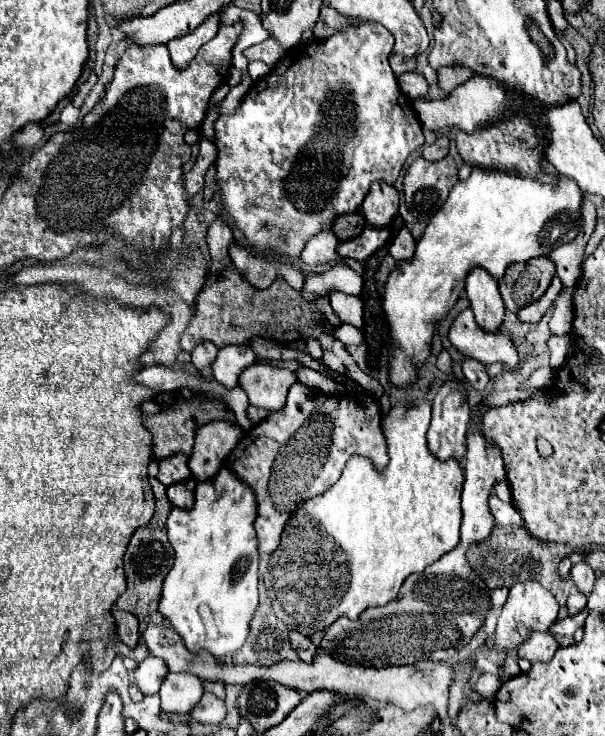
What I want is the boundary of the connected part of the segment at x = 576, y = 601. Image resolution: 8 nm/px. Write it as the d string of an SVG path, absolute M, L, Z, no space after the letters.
M574 590L570 596L568 596L568 610L570 610L570 616L572 614L576 614L576 612L580 612L580 610L584 610L584 606L586 606L586 596L582 594L582 592L578 592L578 590Z

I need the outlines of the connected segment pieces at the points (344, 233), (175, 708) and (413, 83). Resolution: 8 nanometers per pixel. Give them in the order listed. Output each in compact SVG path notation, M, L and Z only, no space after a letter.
M354 212L354 214L338 216L338 220L334 220L332 232L336 234L338 242L346 242L346 240L352 240L354 236L358 236L364 228L366 228L366 220L362 218L360 212Z
M168 674L160 688L160 708L166 714L186 714L202 698L202 680L192 674Z
M410 72L408 76L400 76L398 82L400 82L402 92L404 92L410 100L422 98L422 96L428 92L428 82L426 82L424 76L418 74L418 72Z

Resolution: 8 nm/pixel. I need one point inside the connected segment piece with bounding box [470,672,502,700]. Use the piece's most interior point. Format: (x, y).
(487, 684)

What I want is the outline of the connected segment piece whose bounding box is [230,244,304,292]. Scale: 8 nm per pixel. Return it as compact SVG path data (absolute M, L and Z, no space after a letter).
M236 244L230 246L230 260L236 266L236 270L246 278L246 282L258 290L266 290L272 286L276 278L282 278L294 290L302 292L304 276L292 266L278 264L278 262L266 262L262 258L252 256L250 252L246 252L244 248Z

